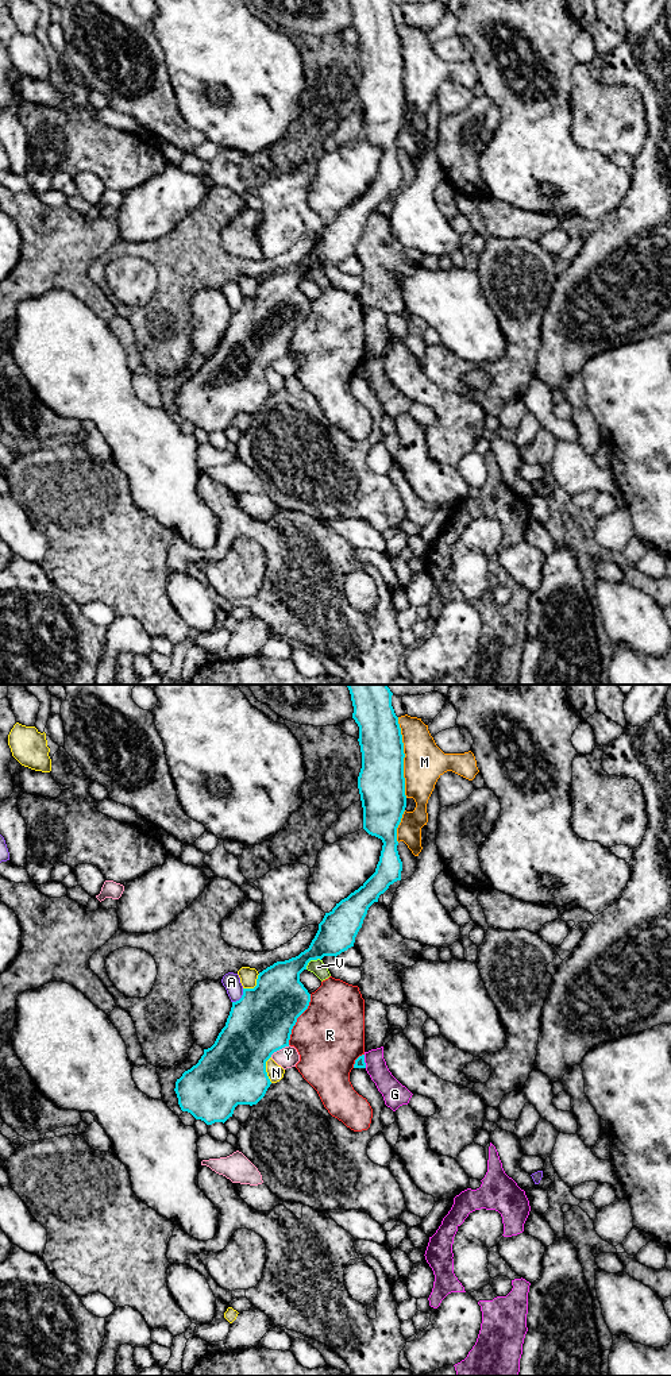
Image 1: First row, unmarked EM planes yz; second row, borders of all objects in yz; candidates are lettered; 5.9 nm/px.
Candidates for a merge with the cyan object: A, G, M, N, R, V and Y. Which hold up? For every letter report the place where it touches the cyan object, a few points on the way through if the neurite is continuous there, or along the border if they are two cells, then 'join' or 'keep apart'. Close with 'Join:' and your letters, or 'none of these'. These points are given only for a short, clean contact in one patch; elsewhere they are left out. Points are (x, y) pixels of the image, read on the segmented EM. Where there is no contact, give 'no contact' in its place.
A: contact yz (242, 997); keep apart
G: contact yz (363, 1062); border yz (363, 1055), (366, 1067); keep apart
M: contact yz (404, 756); keep apart
N: contact yz (265, 1070); keep apart
R: contact yz (296, 1020); keep apart
V: contact yz (311, 959); keep apart
Y: contact yz (280, 1048); keep apart
Join: none of these

